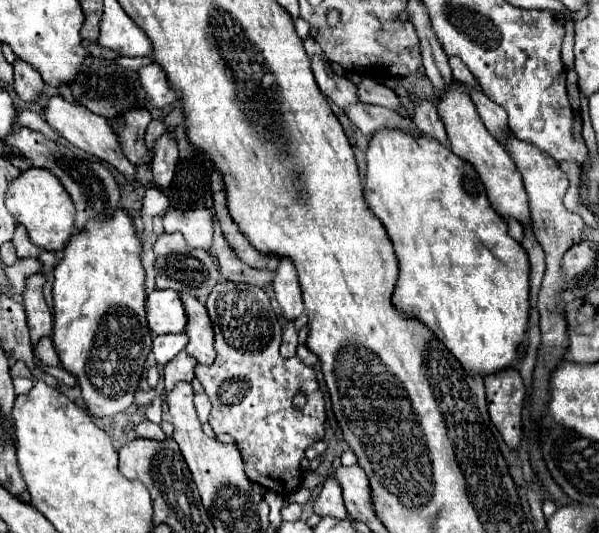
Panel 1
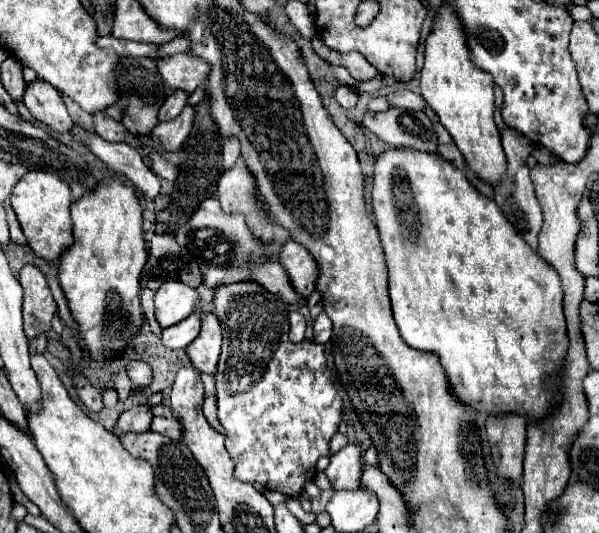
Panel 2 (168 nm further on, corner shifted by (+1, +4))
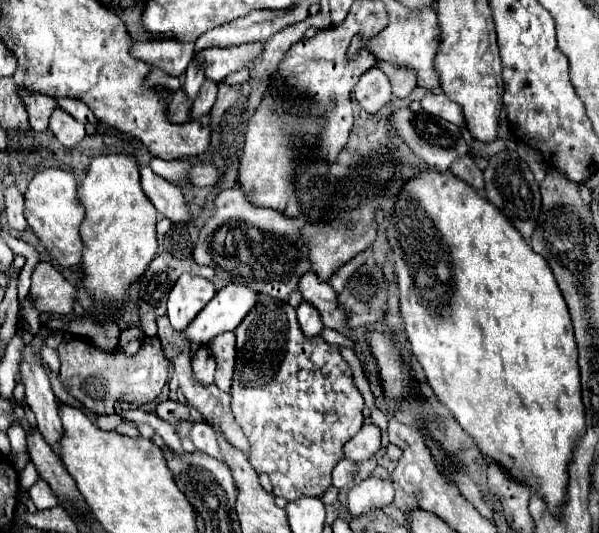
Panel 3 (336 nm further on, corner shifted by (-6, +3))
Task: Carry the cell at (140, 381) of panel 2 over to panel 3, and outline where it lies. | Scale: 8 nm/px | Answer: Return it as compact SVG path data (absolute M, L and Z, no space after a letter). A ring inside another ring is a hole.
M145 336L143 348L135 358L125 358L119 352L103 352L83 342L83 338L71 338L59 344L61 356L61 382L65 390L79 400L87 410L95 414L113 414L115 400L129 404L149 404L159 394L169 378L169 360L163 356L161 342L157 336Z

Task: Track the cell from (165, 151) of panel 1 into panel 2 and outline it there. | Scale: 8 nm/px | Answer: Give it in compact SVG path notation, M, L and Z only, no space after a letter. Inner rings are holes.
M186 105L184 111L176 119L158 123L152 131L152 137L162 143L164 151L176 151L176 149L180 149L184 139L190 135L192 125L194 125L194 117L196 117L194 107Z

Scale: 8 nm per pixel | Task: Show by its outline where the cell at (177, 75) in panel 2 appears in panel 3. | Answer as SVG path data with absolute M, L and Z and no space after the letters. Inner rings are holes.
M251 42L231 48L207 48L203 52L197 52L195 56L201 60L205 68L205 78L221 82L231 72L249 66L257 56L261 56L261 52L263 52L263 44Z

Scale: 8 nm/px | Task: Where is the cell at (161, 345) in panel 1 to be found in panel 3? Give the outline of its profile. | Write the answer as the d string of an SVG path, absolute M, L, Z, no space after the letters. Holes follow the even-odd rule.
M229 284L221 288L211 304L199 312L199 316L185 328L185 336L193 344L205 344L217 334L235 330L257 302L257 292L243 284Z

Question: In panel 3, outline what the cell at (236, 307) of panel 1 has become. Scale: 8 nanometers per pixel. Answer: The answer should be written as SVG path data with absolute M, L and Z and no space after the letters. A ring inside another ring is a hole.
M261 294L257 308L243 322L255 322L255 326L237 350L231 410L249 440L249 462L259 476L267 474L271 478L273 494L287 502L303 496L321 496L331 486L331 470L341 460L345 442L363 426L363 396L337 346L327 344L321 336L305 338L295 310L285 300L271 300Z

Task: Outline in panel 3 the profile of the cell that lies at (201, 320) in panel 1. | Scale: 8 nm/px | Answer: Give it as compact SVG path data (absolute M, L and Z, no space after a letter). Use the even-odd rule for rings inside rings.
M219 334L215 336L215 340L211 340L207 344L211 356L215 358L217 362L217 372L215 372L215 384L229 392L231 388L231 374L233 374L233 366L235 366L235 352L237 352L237 346L235 346L235 334Z

